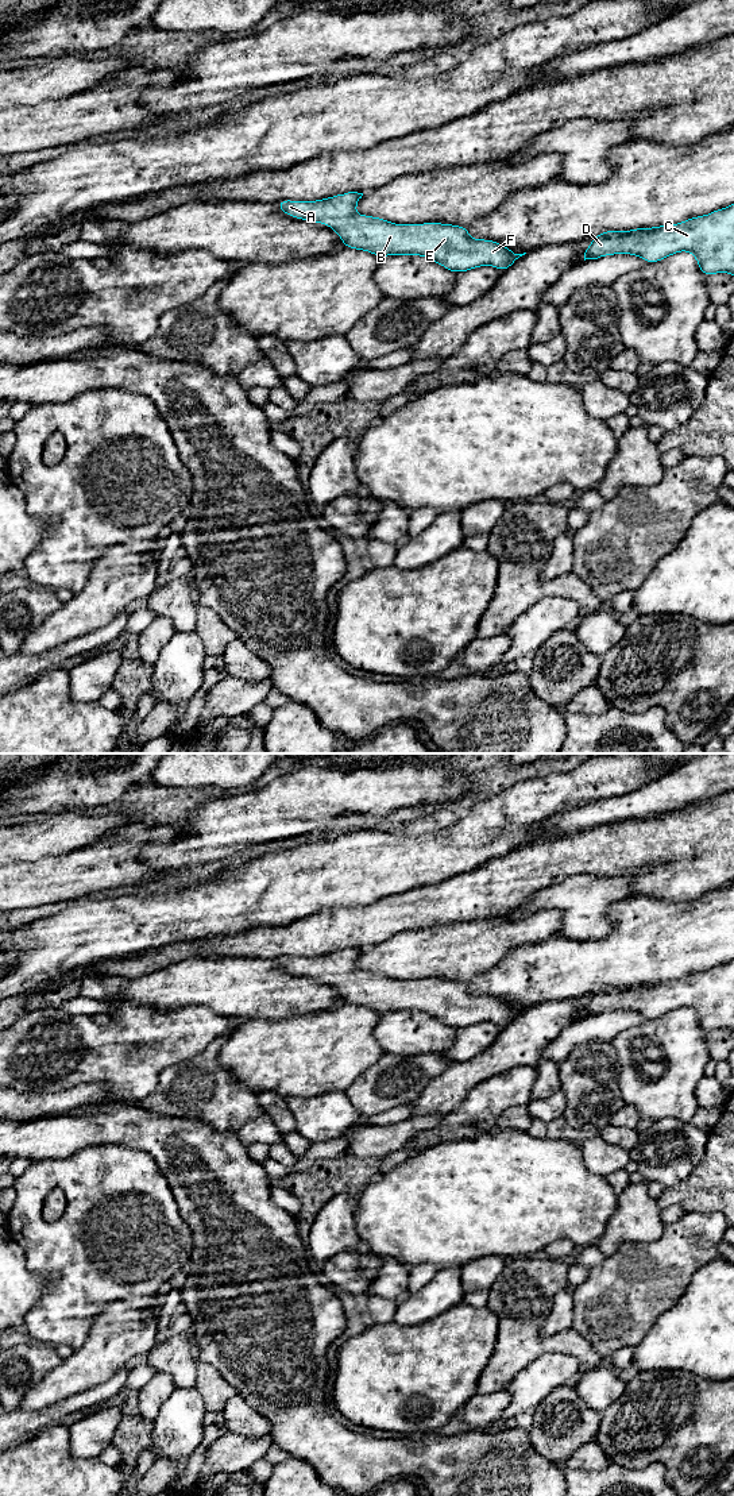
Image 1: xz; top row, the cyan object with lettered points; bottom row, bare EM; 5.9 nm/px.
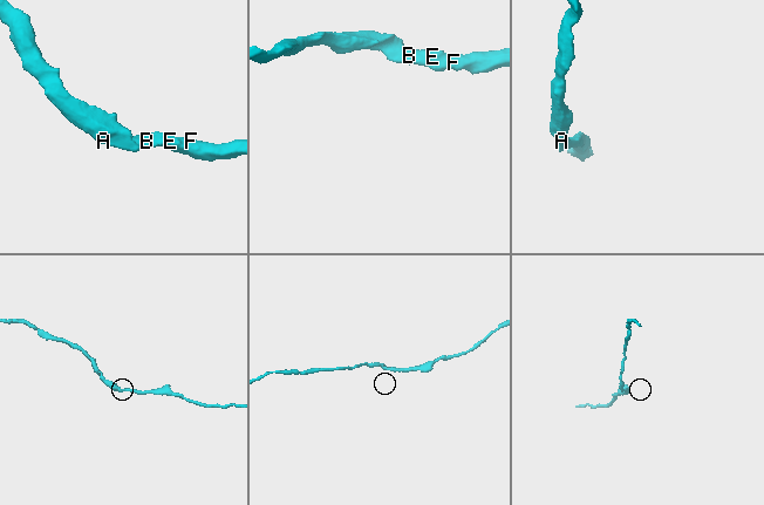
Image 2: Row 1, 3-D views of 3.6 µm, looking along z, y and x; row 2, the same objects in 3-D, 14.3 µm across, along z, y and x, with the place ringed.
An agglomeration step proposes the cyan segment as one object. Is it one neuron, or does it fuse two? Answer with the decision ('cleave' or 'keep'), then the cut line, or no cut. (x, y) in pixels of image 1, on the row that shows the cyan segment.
keep; cut none

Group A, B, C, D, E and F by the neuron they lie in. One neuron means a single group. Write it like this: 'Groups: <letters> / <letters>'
Groups: A B C D E F

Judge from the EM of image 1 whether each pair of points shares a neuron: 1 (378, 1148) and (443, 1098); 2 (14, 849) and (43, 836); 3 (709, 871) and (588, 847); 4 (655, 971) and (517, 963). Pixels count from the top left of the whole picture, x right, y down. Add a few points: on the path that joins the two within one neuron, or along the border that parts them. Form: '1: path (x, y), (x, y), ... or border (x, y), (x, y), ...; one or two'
1: border (443, 1114), (417, 1114), (413, 1117); two
2: path (20, 843), (37, 840); one
3: path (694, 843), (638, 843), (624, 847); one
4: path (621, 964), (551, 964); one

